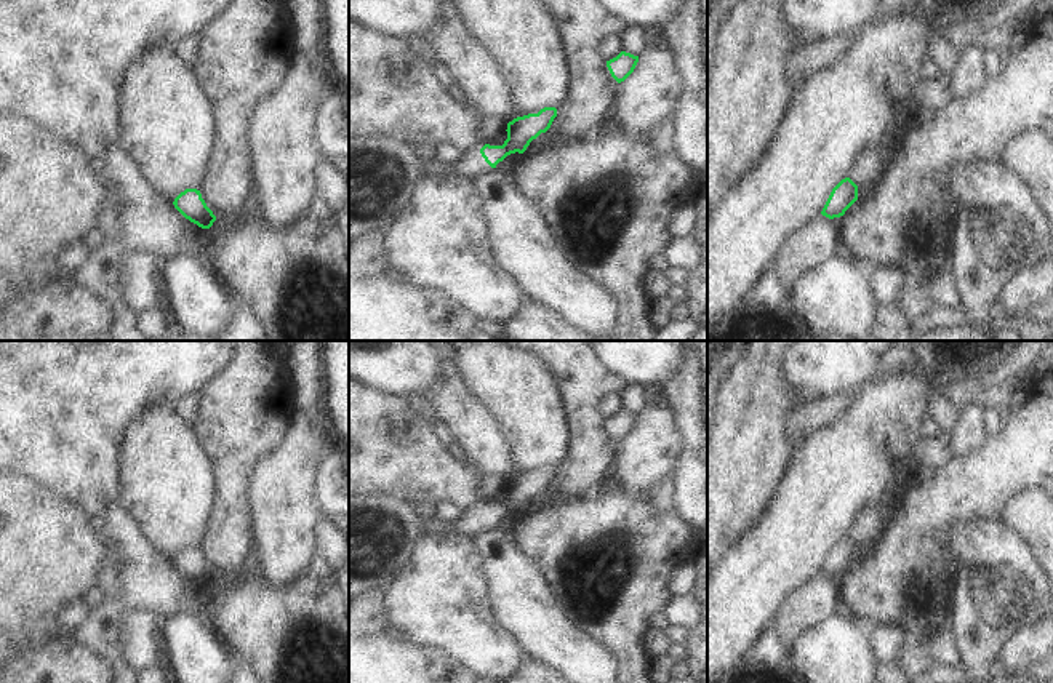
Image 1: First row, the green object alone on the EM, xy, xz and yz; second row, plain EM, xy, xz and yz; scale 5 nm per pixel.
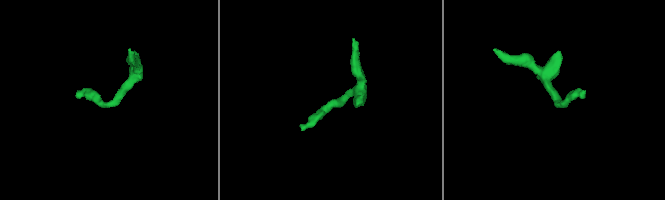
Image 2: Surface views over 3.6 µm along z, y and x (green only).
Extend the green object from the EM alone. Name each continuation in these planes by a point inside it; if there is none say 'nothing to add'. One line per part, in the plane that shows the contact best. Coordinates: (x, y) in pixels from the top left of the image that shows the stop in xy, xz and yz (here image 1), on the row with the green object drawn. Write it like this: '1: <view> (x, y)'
1: xz (471, 165)

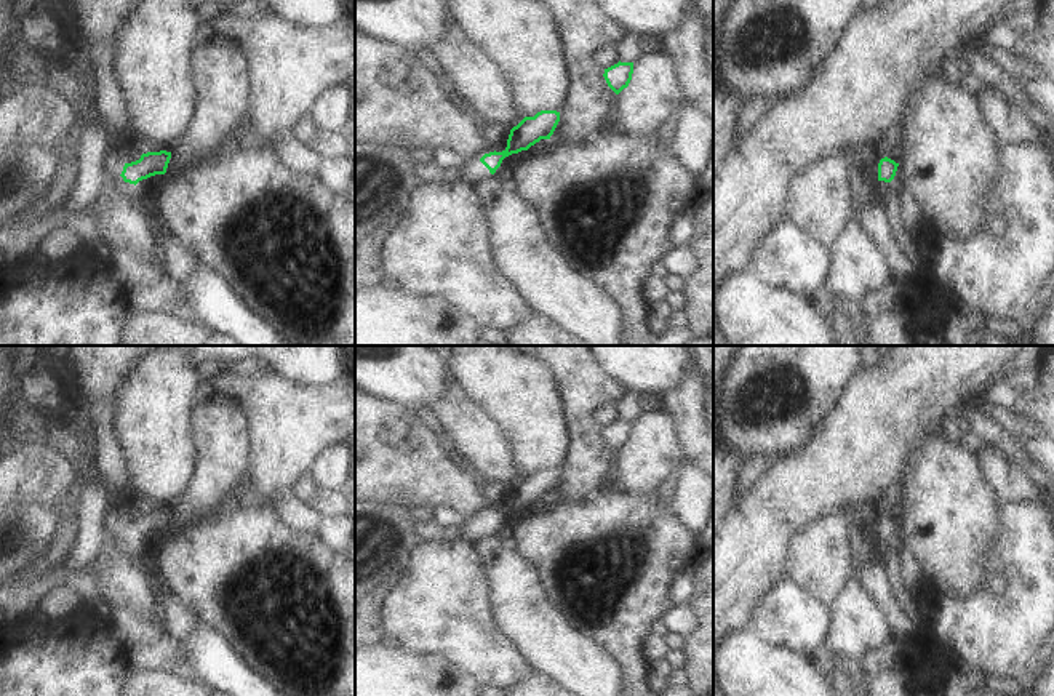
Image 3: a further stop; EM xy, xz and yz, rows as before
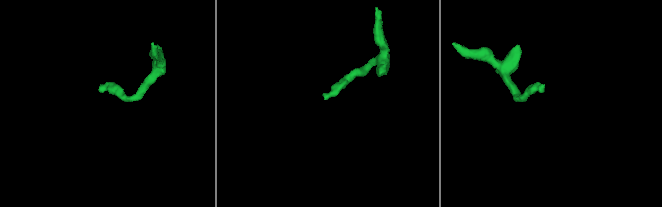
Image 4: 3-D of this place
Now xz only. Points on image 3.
1: xz (474, 172)

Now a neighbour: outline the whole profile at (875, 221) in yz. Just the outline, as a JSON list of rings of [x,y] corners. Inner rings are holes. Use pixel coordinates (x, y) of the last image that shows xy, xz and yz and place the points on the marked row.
[[[868,181],[862,187],[856,211],[856,218],[862,224],[865,234],[888,253],[888,266],[894,275],[894,282],[907,285],[915,275],[915,264],[900,246],[894,243],[888,206],[883,205],[876,181]]]

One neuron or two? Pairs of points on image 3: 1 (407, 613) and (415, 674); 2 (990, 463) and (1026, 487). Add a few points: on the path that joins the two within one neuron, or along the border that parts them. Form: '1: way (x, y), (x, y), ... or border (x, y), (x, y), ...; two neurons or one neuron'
1: border (375, 642), (448, 660); two neurons
2: way (998, 471), (1018, 485); one neuron

